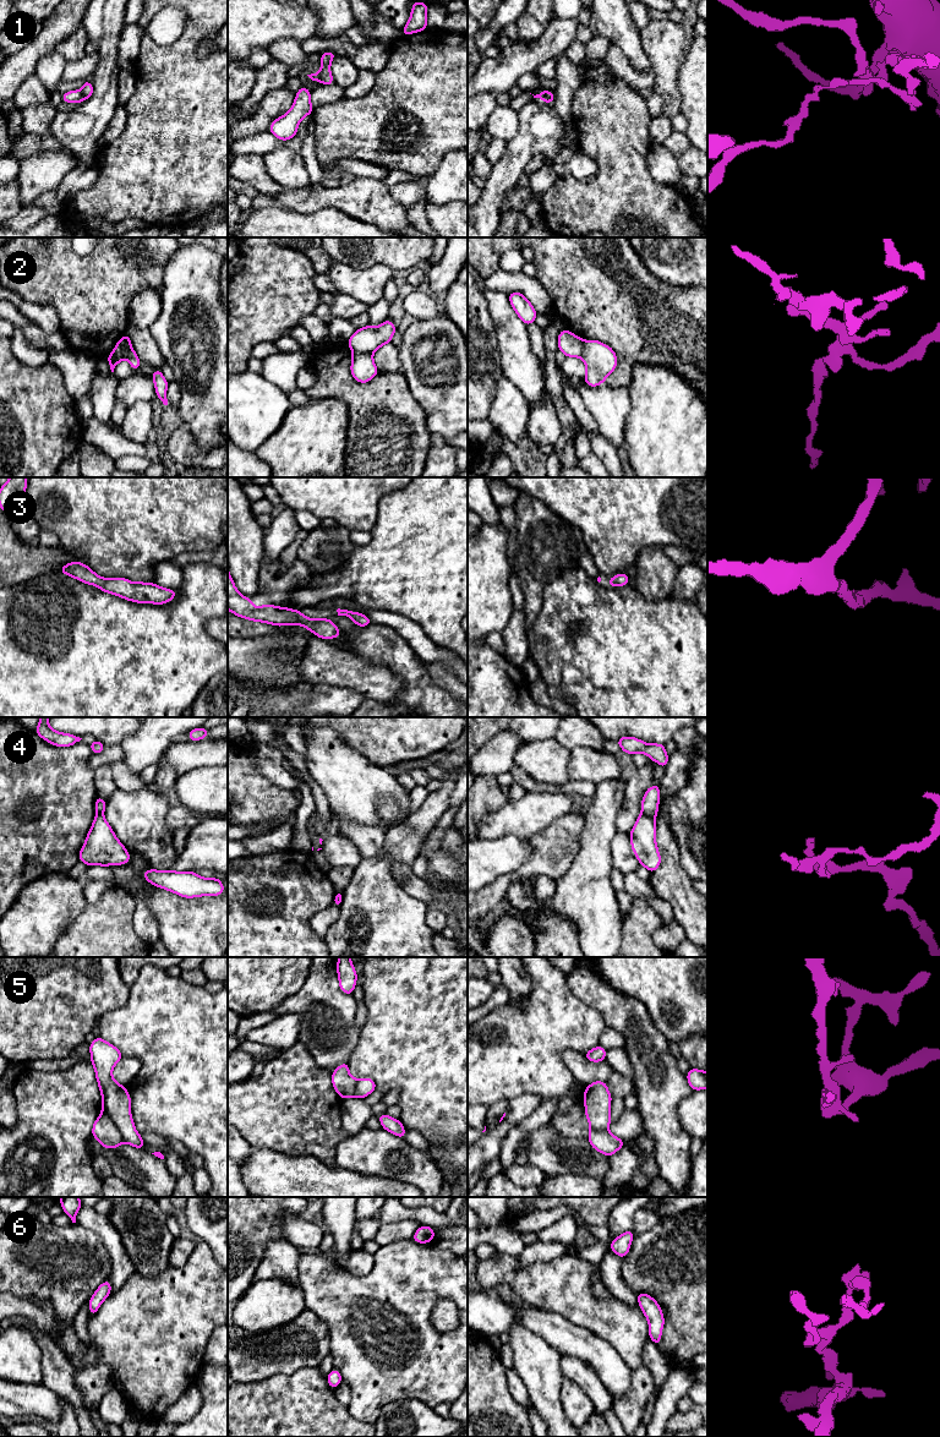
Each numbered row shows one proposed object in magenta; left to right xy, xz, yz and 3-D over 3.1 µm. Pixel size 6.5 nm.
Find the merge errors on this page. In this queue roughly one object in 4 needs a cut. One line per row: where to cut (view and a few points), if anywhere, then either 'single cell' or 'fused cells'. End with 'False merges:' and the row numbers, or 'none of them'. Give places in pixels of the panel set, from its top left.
1: cut xy (78, 91), (82, 99); fused cells
2: cut xz (354, 351), (369, 351), (371, 354); fused cells
3: cut none; single cell
4: cut yz (641, 813), (654, 819); fused cells
5: cut xy (103, 1109), (125, 1141); fused cells
6: cut none; single cell
False merges: 1, 2, 4, 5

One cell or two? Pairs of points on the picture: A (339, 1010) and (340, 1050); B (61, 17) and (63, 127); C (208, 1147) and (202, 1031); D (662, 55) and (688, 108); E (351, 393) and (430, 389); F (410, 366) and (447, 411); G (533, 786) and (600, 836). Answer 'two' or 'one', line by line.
A: one
B: two
C: one
D: two
E: two
F: one
G: two

